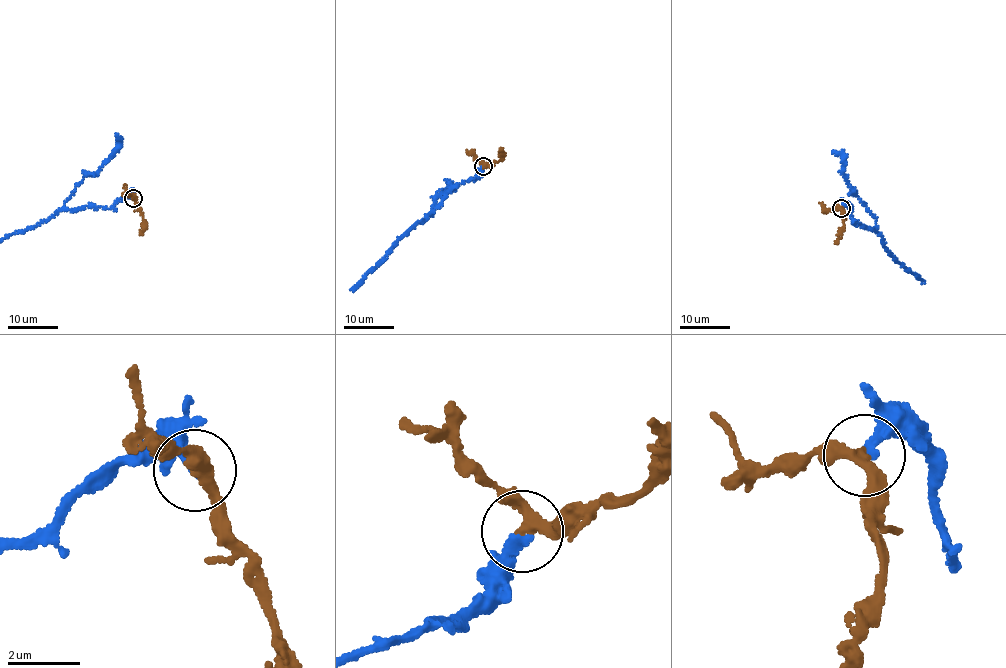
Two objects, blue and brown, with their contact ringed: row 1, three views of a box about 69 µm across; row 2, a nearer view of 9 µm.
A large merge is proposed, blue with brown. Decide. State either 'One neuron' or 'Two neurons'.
One neuron

